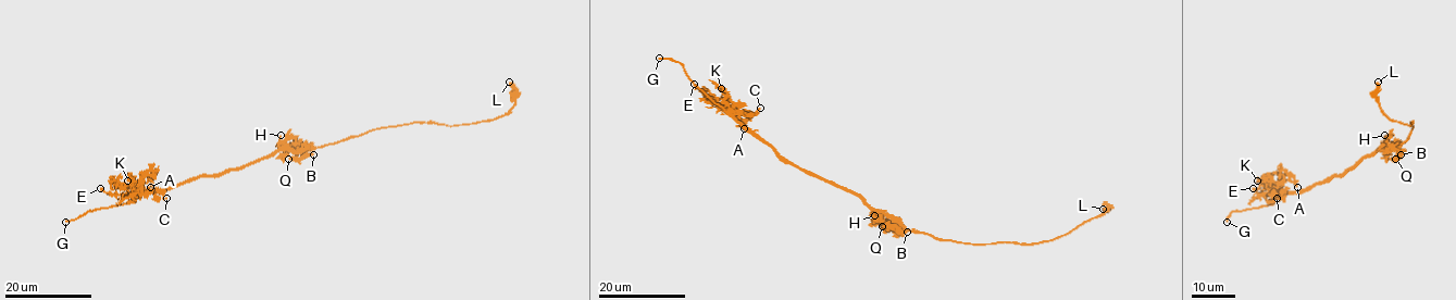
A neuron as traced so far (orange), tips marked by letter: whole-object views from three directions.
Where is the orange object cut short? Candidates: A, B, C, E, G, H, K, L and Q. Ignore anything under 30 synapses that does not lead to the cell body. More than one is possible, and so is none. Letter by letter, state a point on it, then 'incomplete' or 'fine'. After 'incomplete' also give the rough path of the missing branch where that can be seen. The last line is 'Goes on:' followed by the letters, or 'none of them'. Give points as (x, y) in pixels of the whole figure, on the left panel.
A: (150, 187) | fine
B: (313, 154) | fine
C: (166, 198) | fine
E: (100, 188) | fine
G: (65, 222) | incomplete
H: (281, 135) | fine
K: (127, 180) | fine
L: (509, 82) | fine
Q: (288, 159) | fine
Goes on: G

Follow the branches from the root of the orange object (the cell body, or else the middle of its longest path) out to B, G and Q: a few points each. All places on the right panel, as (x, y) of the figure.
B: (1381, 147), (1397, 147), (1401, 154)
G: (1381, 147), (1344, 175), (1318, 183), (1311, 189), (1289, 191), (1269, 205), (1234, 211), (1227, 222)
Q: (1381, 147), (1397, 147), (1395, 159)

